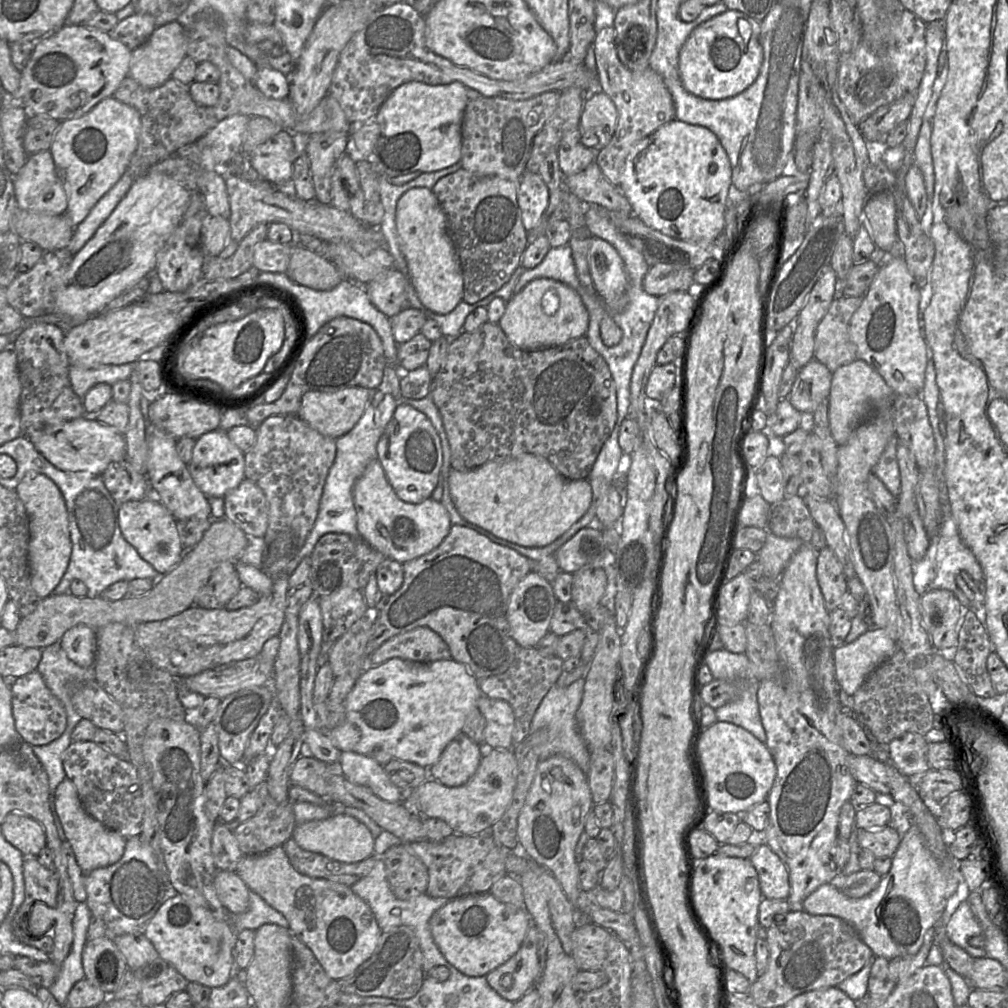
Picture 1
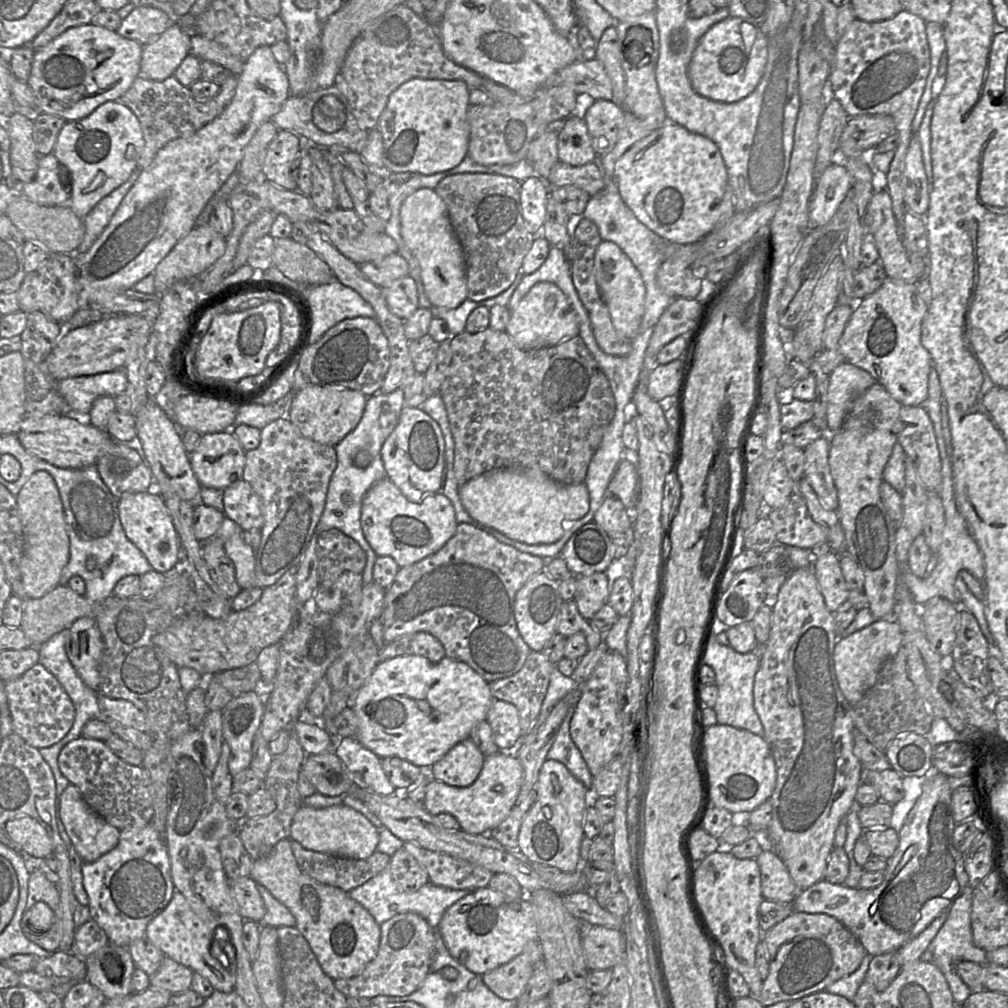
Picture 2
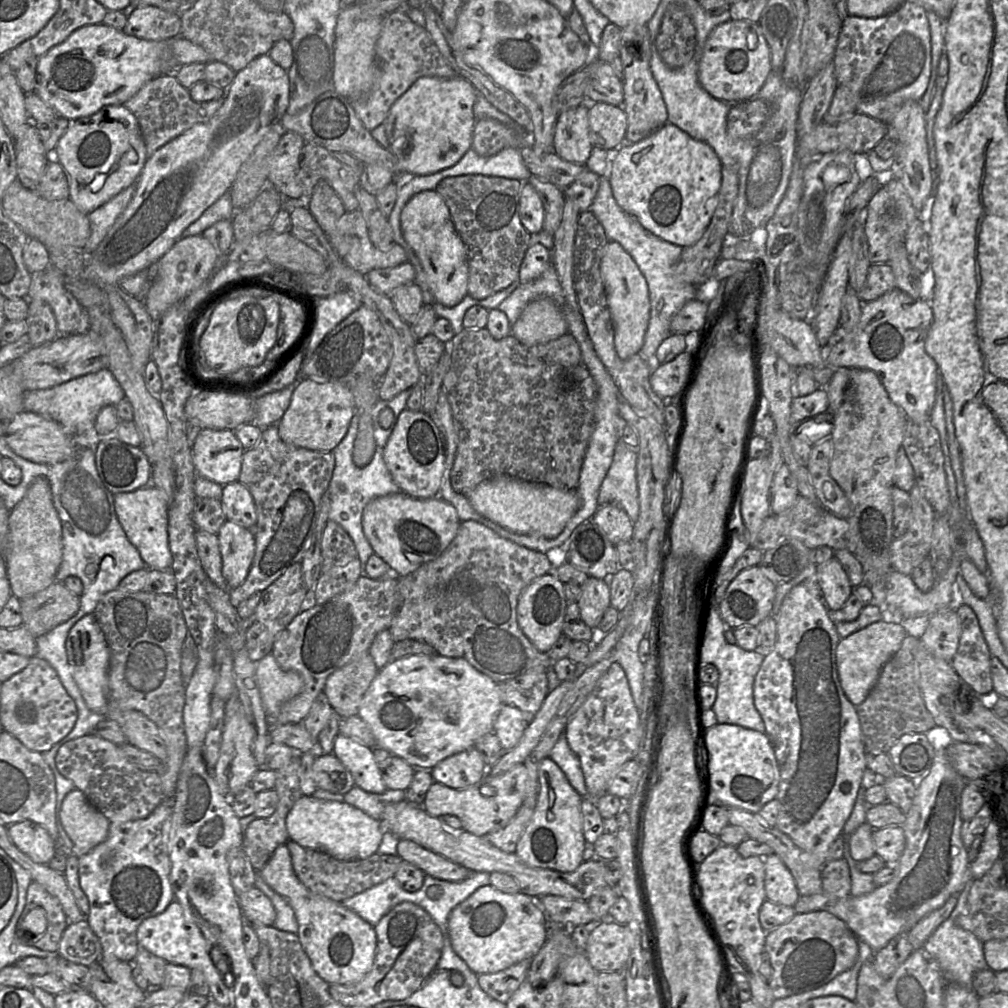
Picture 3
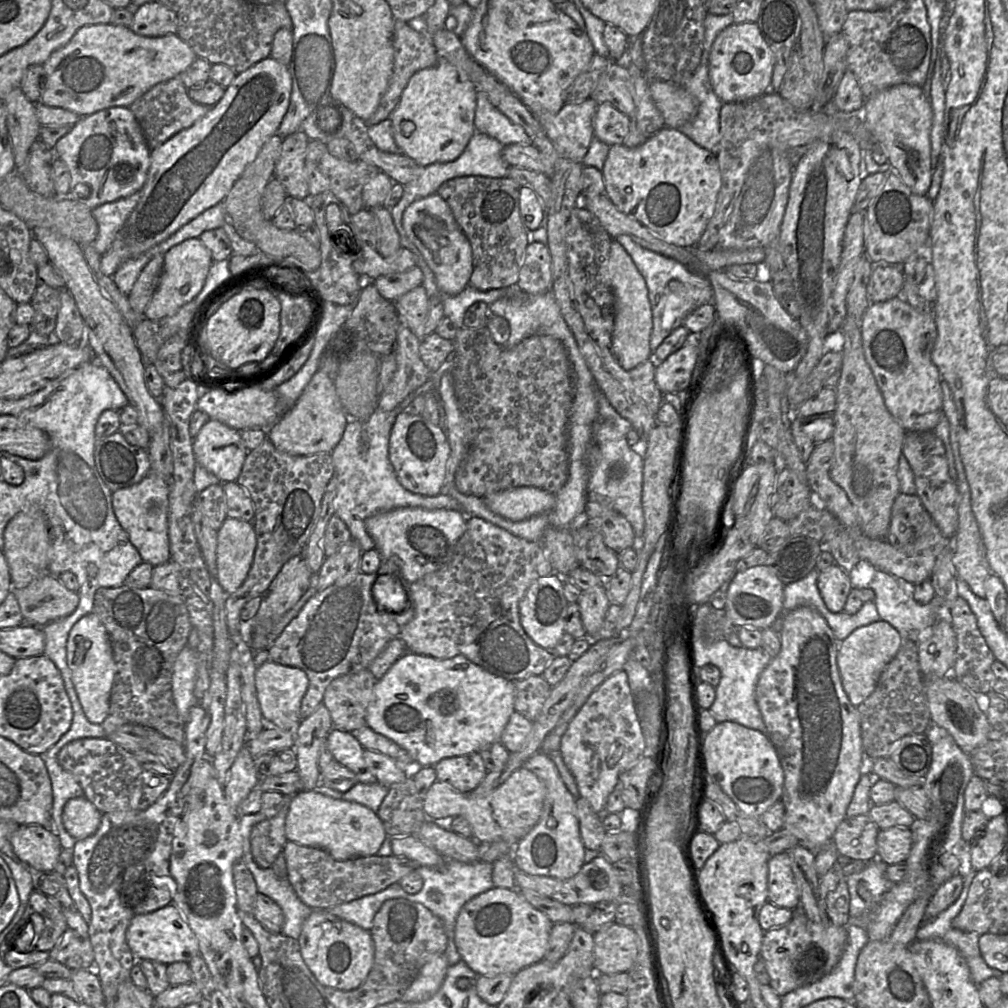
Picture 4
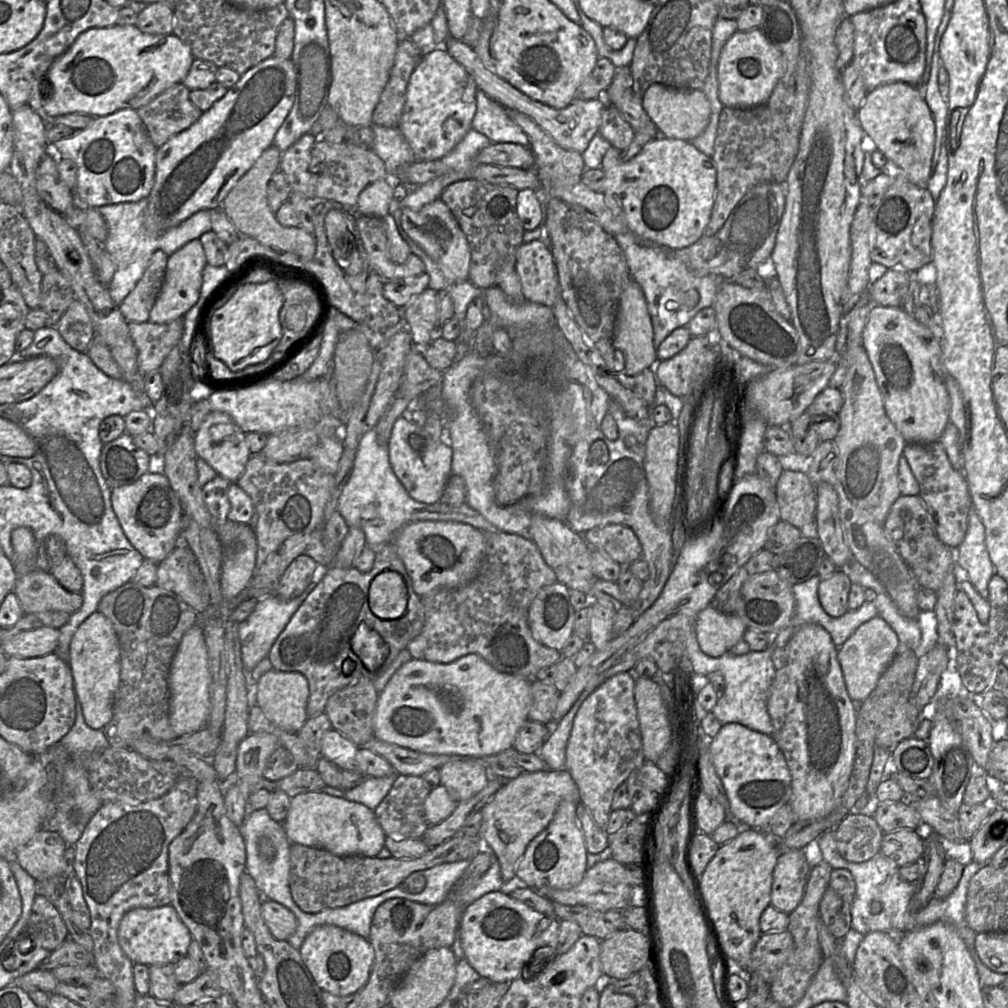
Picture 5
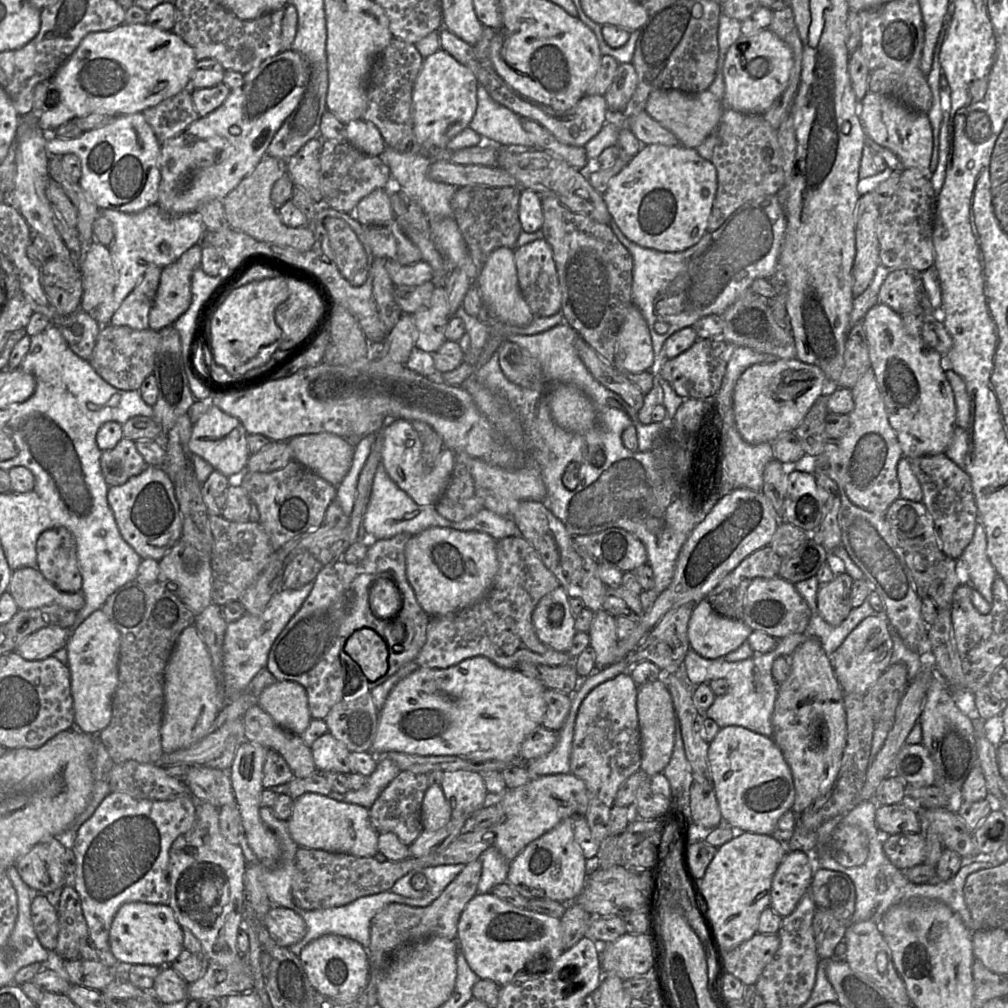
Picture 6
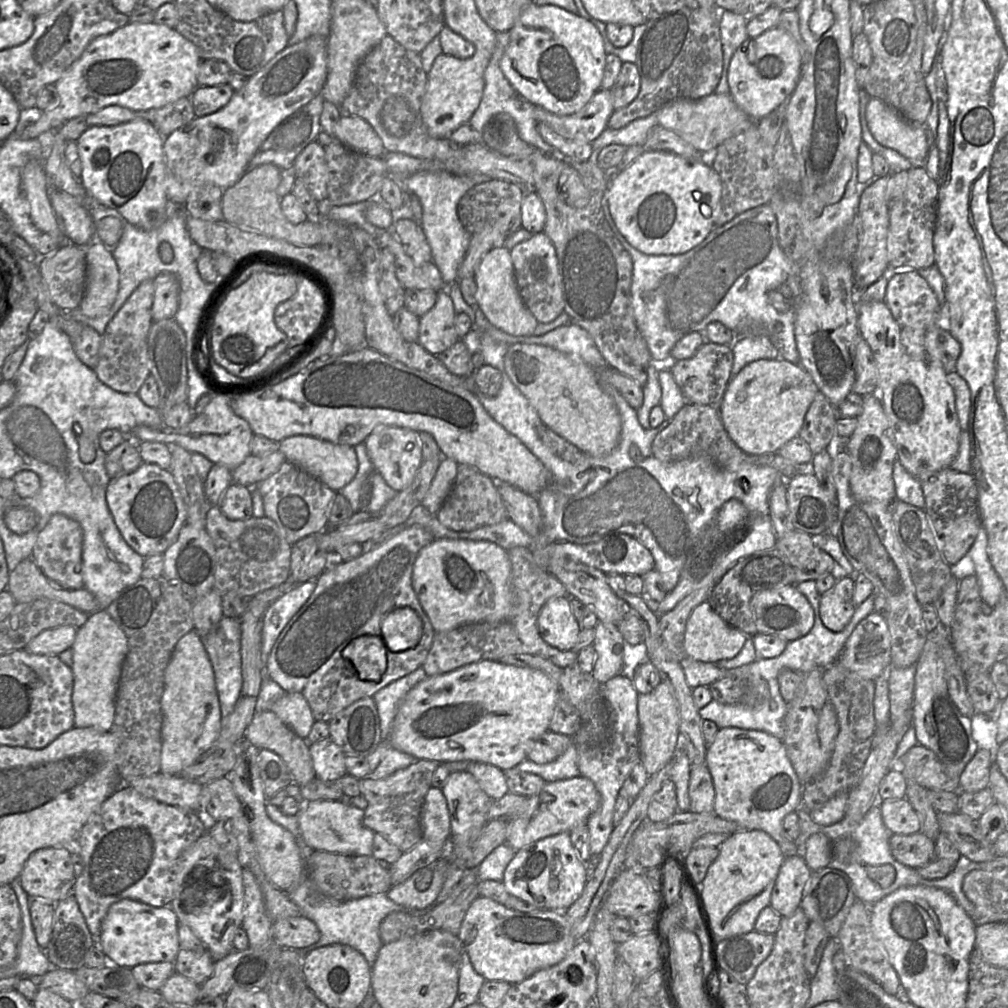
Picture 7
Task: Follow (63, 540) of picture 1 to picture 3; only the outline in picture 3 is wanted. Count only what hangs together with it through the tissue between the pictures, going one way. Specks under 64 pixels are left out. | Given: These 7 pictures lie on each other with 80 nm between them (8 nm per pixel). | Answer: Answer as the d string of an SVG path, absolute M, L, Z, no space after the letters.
M38 476L9 516L6 570L12 594L24 599L57 581L56 574L62 556L62 524L53 503L51 486L45 476Z

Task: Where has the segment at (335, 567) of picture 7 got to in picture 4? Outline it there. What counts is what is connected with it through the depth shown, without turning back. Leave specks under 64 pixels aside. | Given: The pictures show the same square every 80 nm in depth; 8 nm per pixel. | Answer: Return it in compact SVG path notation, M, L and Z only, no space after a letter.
M382 558L377 572L371 574L358 572L355 578L349 582L336 582L328 588L316 592L268 650L270 660L284 666L300 668L307 674L309 685L301 702L302 720L313 714L317 707L323 703L326 688L335 678L355 673L360 668L370 665L385 648L385 645L393 639L399 638L404 626L413 618L414 605L411 600L409 601L408 594L407 606L403 611L391 613L378 610L373 599L372 587L378 576L383 574L399 577L405 590L408 589L409 583L401 576L398 566L392 561Z

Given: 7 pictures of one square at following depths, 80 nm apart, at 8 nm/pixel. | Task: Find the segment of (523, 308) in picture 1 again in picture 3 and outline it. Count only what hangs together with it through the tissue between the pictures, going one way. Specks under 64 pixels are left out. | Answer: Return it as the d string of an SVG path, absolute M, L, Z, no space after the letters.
M549 298L530 302L511 326L511 335L525 345L537 345L568 333L567 323Z

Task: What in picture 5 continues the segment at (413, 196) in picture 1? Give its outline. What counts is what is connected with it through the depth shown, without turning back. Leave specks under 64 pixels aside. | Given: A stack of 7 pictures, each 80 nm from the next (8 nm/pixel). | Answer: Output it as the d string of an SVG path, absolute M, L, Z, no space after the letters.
M441 198L427 203L420 209L403 208L401 221L407 234L438 265L447 279L454 283L469 280L470 249L467 238Z

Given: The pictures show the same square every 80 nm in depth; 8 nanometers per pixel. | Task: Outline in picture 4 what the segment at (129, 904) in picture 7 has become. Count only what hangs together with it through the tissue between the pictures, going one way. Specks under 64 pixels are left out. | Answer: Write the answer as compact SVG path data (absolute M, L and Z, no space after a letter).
M173 903L154 912L135 916L127 929L126 940L137 960L154 960L169 965L174 962L189 963L200 954L195 933Z

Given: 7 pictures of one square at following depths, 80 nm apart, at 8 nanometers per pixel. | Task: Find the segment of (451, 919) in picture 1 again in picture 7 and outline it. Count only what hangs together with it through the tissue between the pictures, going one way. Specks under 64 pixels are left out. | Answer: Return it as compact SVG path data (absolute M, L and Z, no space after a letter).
M480 895L466 911L457 936L479 975L486 981L504 981L511 985L559 963L577 943L564 912L524 913Z

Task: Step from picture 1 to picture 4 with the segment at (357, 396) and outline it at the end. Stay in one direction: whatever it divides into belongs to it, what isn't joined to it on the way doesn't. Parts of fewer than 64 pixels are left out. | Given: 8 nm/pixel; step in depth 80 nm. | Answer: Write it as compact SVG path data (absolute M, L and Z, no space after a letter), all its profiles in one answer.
M318 370L293 408L267 429L267 438L278 451L293 456L331 453L342 439L347 423L348 415L337 396L334 381Z

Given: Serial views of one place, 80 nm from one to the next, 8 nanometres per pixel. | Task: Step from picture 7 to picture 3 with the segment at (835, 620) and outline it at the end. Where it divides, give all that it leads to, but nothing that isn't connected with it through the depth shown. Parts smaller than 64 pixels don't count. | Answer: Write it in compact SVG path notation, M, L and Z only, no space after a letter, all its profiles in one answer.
M835 556L817 565L816 579L826 606L834 611L840 610L852 594L853 586Z

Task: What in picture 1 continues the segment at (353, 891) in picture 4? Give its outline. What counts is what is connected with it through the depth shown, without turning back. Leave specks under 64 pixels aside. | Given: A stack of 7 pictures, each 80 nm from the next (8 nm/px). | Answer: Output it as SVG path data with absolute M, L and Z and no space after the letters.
M291 837L282 847L293 868L311 878L325 879L351 887L374 868L378 856L355 863L332 860L322 854L302 849Z

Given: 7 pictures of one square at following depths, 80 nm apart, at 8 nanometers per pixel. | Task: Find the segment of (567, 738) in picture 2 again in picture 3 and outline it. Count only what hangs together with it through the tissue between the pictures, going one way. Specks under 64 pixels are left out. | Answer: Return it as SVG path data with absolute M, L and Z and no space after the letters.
M565 731L562 732L549 756L564 772L571 786L582 797L588 797L587 788L578 756L571 750Z

